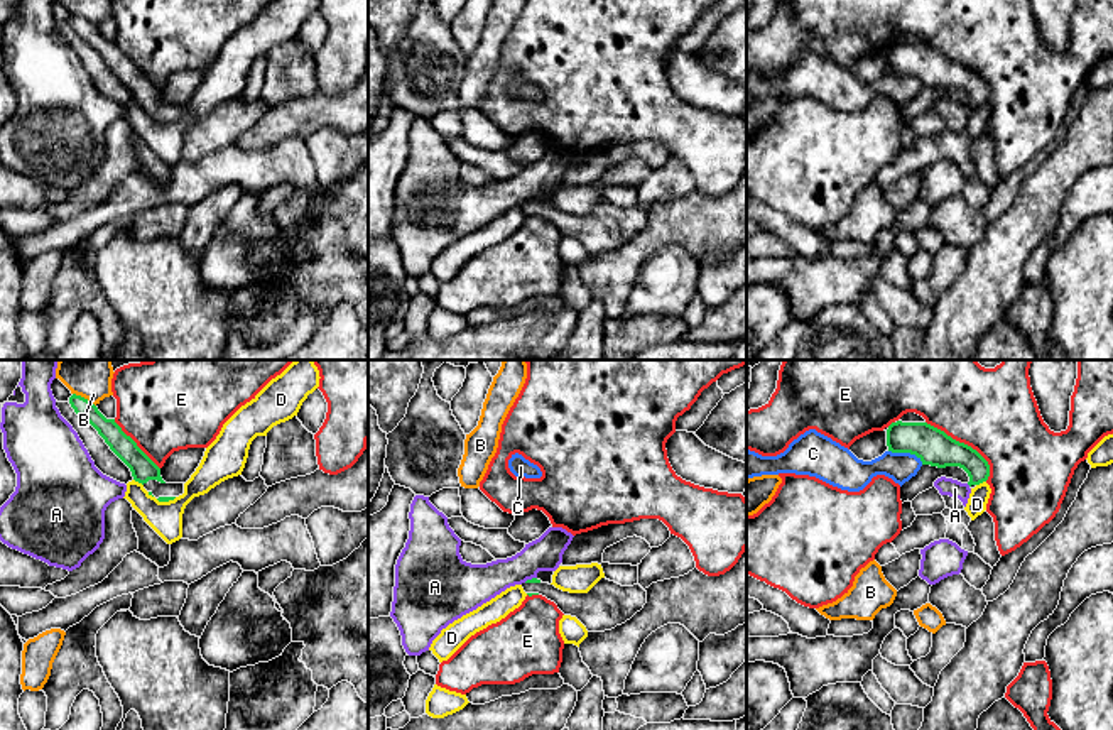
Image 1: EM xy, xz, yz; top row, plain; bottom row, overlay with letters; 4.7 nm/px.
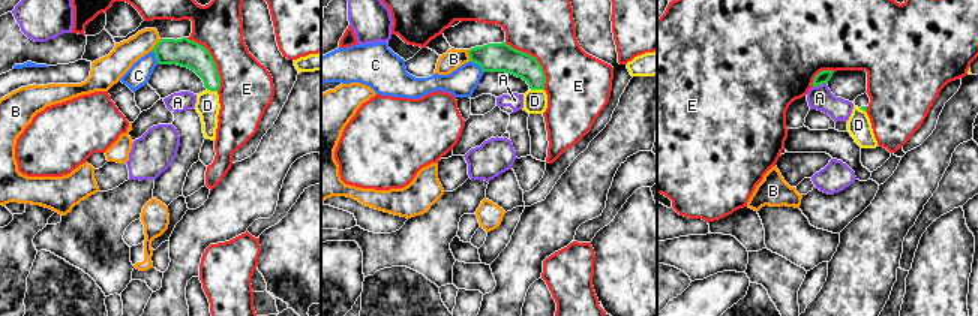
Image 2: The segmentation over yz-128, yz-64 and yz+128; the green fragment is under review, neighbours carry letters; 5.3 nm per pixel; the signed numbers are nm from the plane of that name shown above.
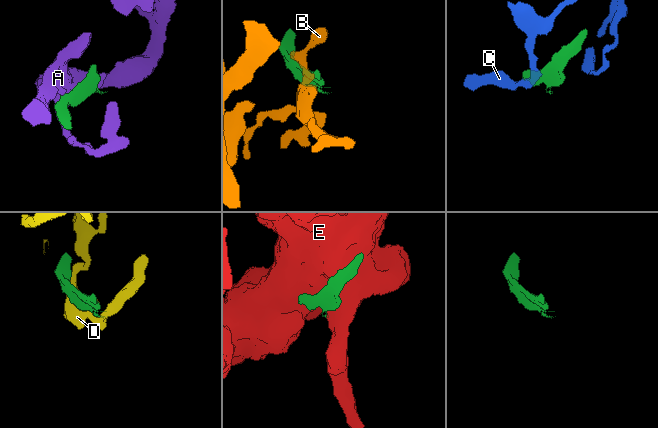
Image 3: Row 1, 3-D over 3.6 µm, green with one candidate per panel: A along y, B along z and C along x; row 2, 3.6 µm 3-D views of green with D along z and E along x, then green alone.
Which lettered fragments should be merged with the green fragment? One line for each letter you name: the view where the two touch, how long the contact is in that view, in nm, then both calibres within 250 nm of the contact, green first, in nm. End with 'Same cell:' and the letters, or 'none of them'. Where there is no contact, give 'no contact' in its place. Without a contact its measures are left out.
Same cell: none of them

